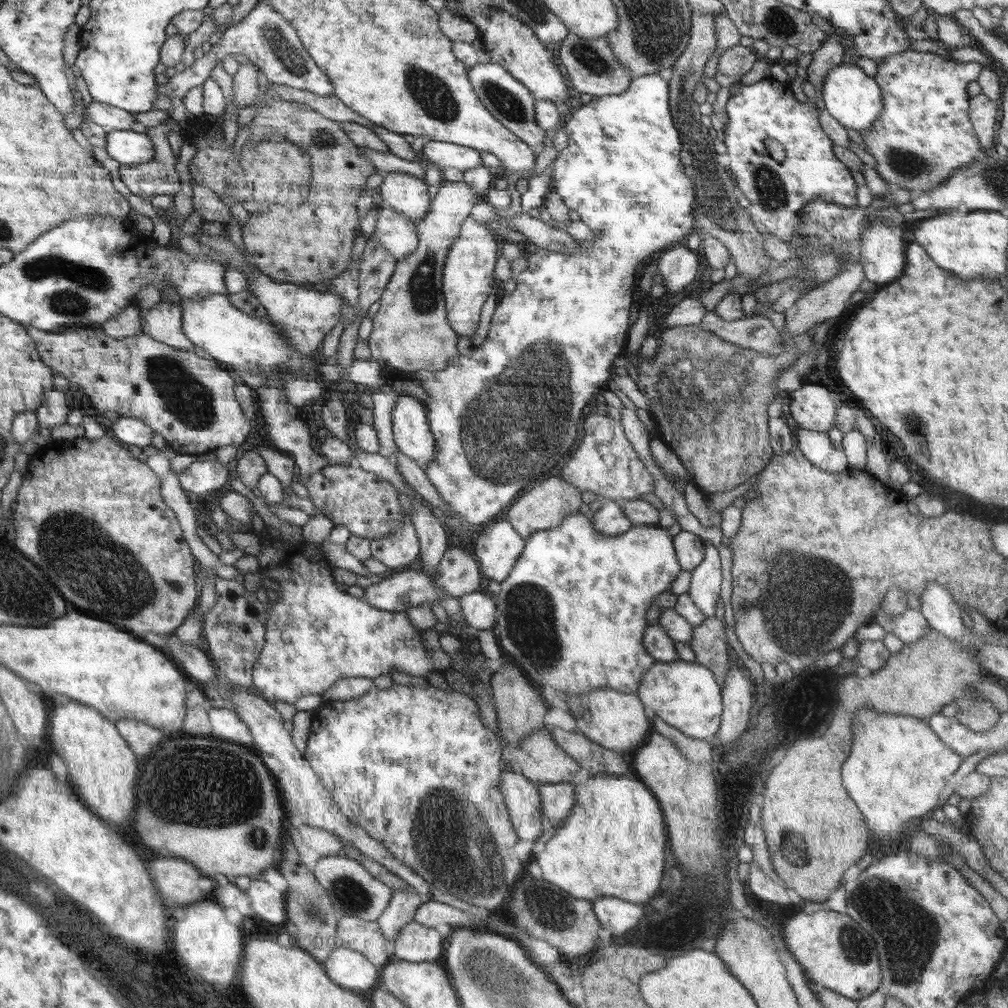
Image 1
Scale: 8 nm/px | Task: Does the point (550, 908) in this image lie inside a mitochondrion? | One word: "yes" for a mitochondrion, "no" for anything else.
yes

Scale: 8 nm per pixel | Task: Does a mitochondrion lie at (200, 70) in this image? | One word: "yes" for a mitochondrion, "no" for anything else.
no

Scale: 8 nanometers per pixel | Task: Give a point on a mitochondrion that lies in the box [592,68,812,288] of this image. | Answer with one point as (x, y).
(717, 201)

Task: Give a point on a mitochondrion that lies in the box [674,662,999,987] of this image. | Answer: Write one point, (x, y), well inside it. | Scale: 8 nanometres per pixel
(856, 947)

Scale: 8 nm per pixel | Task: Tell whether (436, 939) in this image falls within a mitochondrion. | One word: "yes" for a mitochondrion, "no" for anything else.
no

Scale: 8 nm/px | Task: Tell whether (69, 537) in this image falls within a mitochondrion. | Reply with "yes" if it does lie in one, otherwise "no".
yes

